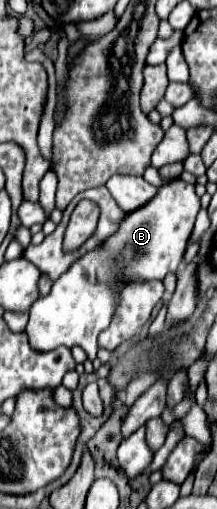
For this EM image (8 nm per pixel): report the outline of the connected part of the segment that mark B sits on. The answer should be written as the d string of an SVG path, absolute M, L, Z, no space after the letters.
M175 179L159 187L159 193L145 209L137 209L125 217L115 237L109 237L101 247L73 263L71 269L53 283L51 293L31 305L29 323L25 327L31 349L45 353L59 345L69 349L77 345L95 361L97 335L111 323L119 281L149 281L175 273L183 261L199 209L201 199L195 195L193 185Z

